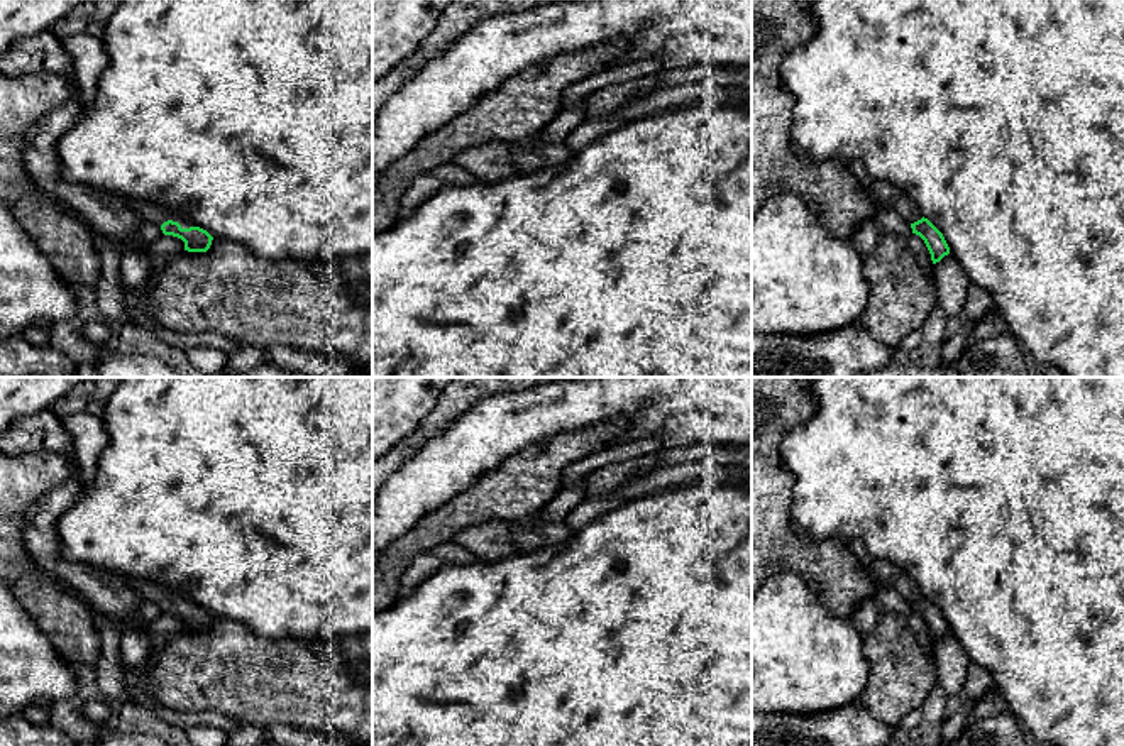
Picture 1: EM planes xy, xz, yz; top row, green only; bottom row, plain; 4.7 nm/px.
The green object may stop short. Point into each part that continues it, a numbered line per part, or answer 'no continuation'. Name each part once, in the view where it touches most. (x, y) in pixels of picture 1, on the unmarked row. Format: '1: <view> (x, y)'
1: xy (156, 592)

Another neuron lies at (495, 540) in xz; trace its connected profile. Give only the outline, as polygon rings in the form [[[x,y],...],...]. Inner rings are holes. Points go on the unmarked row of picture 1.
[[[488,521],[459,531],[452,543],[460,545],[481,560],[496,562],[516,553],[515,529],[521,521]]]

